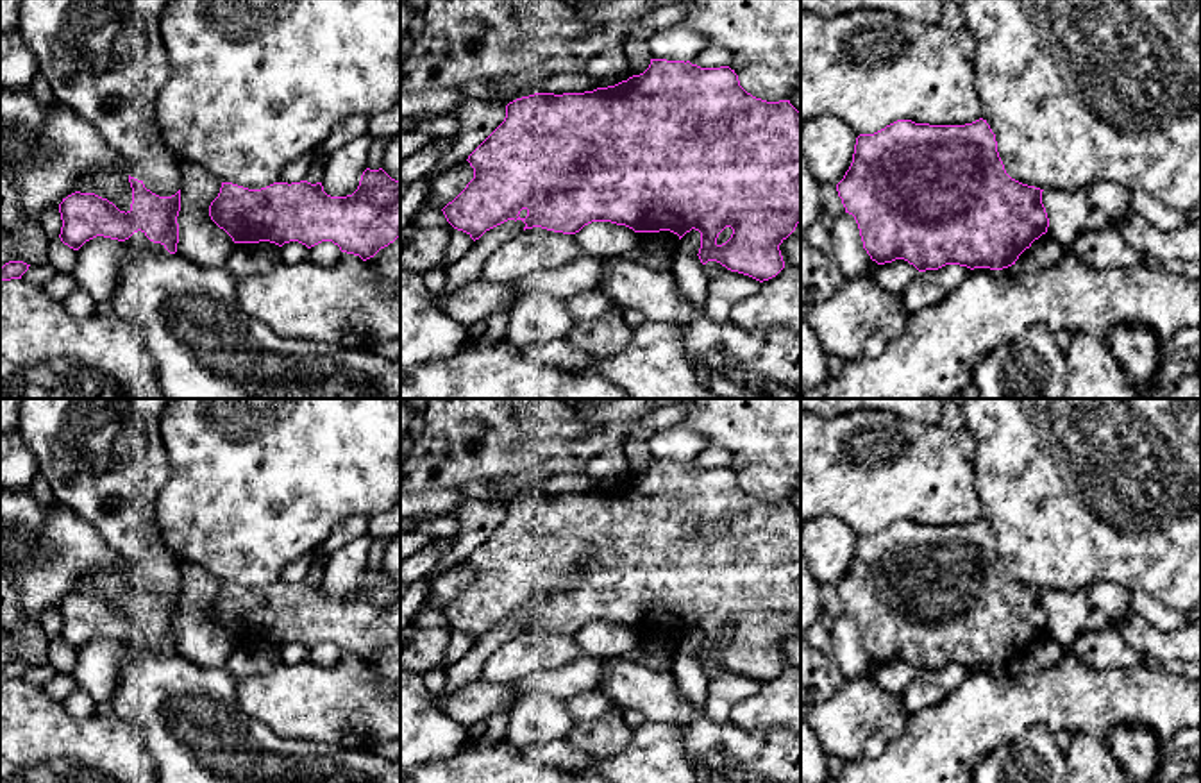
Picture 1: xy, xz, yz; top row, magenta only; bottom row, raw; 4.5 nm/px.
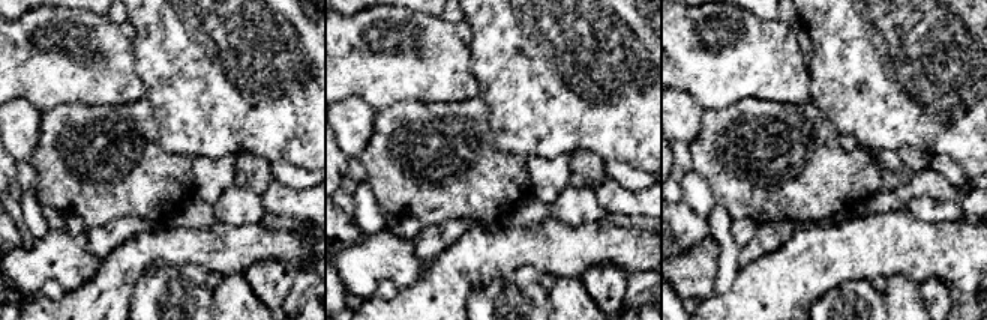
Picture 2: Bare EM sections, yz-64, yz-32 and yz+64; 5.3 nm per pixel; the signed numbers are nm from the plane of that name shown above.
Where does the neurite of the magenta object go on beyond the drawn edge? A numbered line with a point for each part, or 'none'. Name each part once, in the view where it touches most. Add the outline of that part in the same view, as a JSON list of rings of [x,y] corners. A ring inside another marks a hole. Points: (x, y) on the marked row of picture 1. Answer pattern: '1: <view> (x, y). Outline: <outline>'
none

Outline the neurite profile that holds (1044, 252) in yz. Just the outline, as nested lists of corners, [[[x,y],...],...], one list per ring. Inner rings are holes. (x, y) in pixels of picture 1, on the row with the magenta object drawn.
[[[1046,232],[1019,256],[1017,266],[1029,272],[1049,268],[1062,261],[1067,252],[1069,248],[1062,247],[1049,232]]]

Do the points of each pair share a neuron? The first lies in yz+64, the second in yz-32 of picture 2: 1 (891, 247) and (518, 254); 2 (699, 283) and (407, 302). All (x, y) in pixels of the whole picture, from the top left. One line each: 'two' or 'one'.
1: one
2: two

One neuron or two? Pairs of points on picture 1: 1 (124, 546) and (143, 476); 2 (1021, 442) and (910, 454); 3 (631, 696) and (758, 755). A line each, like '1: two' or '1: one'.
1: one
2: two
3: one

